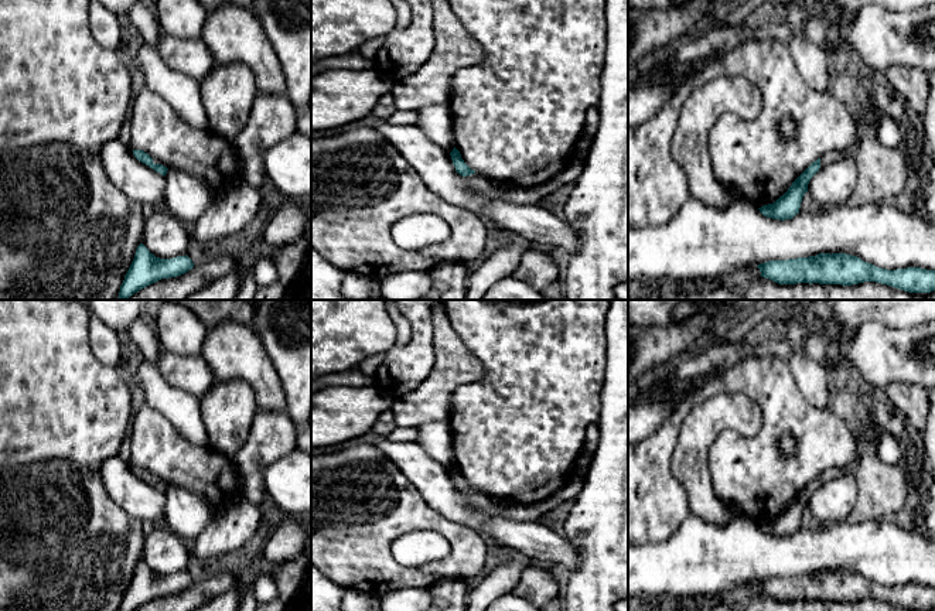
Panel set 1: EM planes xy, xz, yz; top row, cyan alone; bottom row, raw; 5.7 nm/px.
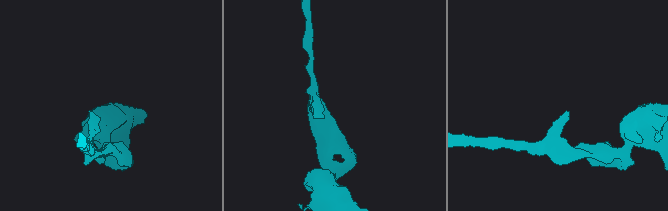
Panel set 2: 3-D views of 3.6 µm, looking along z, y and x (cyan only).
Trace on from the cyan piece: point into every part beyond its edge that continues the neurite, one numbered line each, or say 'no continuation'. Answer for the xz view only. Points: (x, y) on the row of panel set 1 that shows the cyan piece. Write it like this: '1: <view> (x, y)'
no continuation

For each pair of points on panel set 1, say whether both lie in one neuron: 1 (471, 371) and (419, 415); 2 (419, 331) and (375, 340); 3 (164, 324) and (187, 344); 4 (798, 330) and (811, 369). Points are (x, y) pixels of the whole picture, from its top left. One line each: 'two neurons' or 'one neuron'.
1: one neuron
2: two neurons
3: one neuron
4: one neuron

